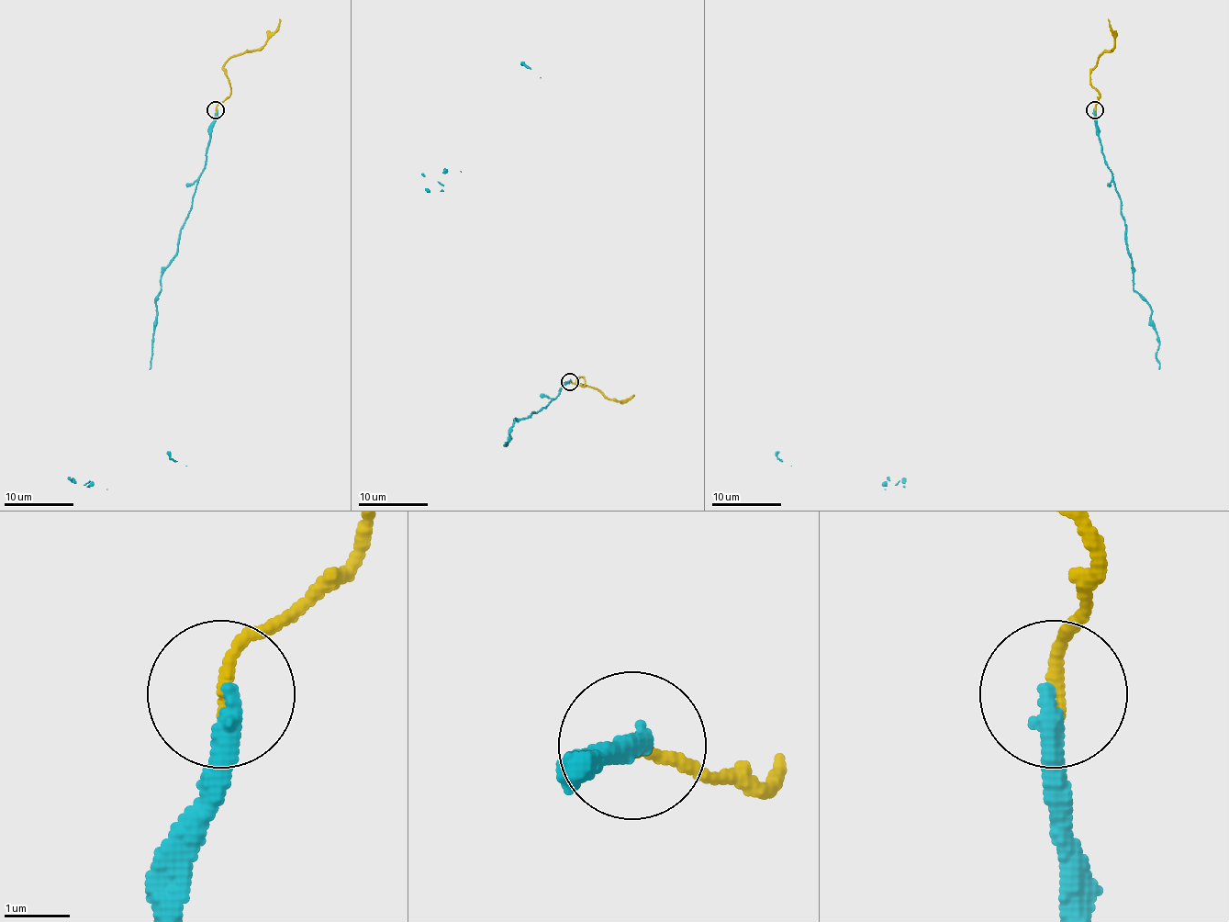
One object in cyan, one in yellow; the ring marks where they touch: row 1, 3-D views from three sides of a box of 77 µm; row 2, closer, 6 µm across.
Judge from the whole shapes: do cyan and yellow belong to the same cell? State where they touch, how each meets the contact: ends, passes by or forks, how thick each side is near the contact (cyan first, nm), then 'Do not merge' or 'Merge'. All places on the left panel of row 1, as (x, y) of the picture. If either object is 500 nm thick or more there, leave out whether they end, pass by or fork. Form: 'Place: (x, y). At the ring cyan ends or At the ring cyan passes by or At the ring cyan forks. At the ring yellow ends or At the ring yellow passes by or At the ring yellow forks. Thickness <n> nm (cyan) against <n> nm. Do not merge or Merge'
Place: (216, 109). At the ring cyan ends. At the ring yellow ends. Thickness 320 nm (cyan) against 190 nm. Merge

